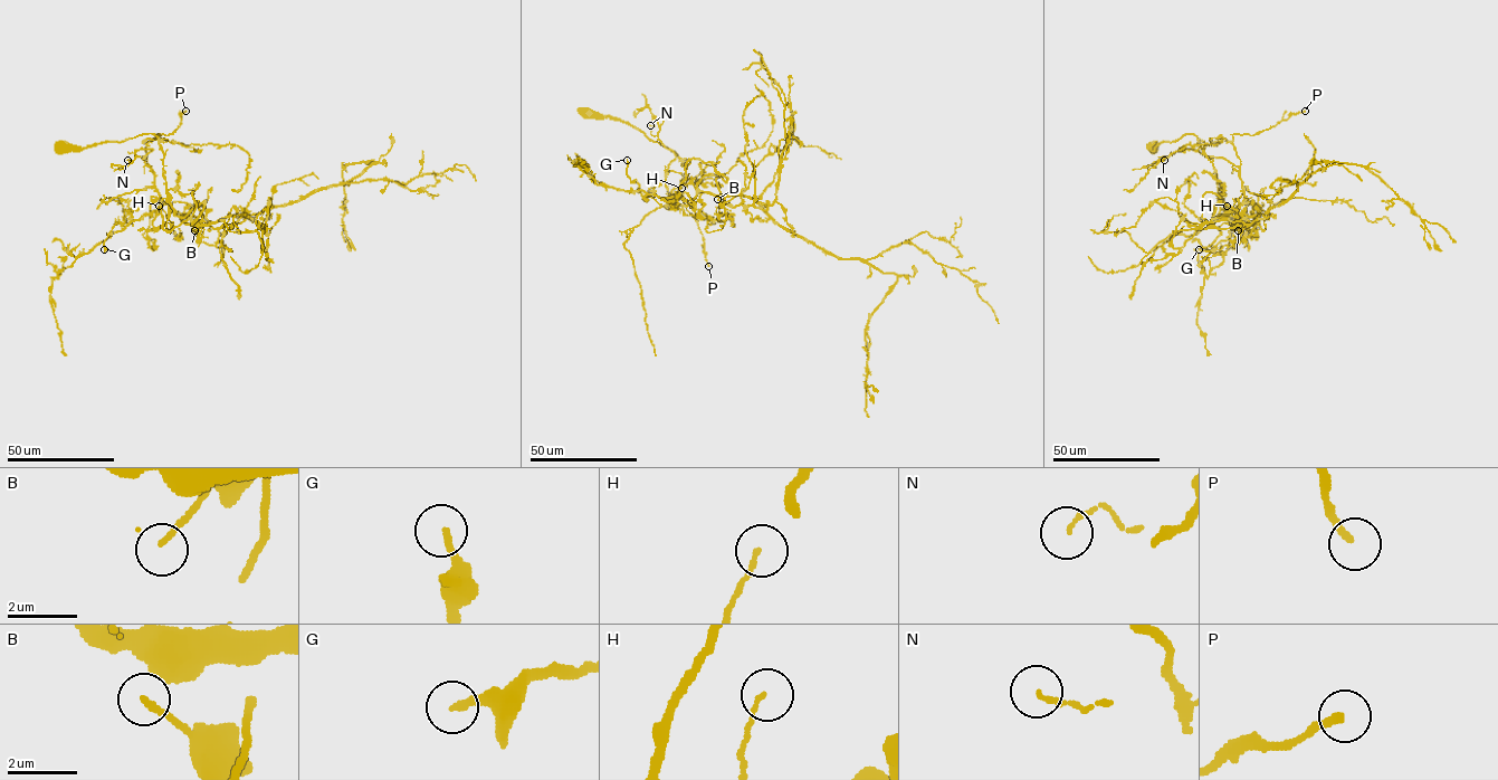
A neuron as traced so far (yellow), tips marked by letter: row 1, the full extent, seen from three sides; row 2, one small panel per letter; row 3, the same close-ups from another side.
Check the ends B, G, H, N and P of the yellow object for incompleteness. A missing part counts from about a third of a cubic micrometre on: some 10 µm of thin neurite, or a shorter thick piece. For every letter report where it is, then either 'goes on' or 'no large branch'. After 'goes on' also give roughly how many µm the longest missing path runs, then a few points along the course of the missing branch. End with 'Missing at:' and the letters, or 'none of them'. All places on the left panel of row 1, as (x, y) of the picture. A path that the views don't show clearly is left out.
B: at (194, 230); no large branch
G: at (104, 249); no large branch
H: at (159, 206); no large branch
N: at (127, 160); no large branch
P: at (185, 111); no large branch
Missing at: none of them

